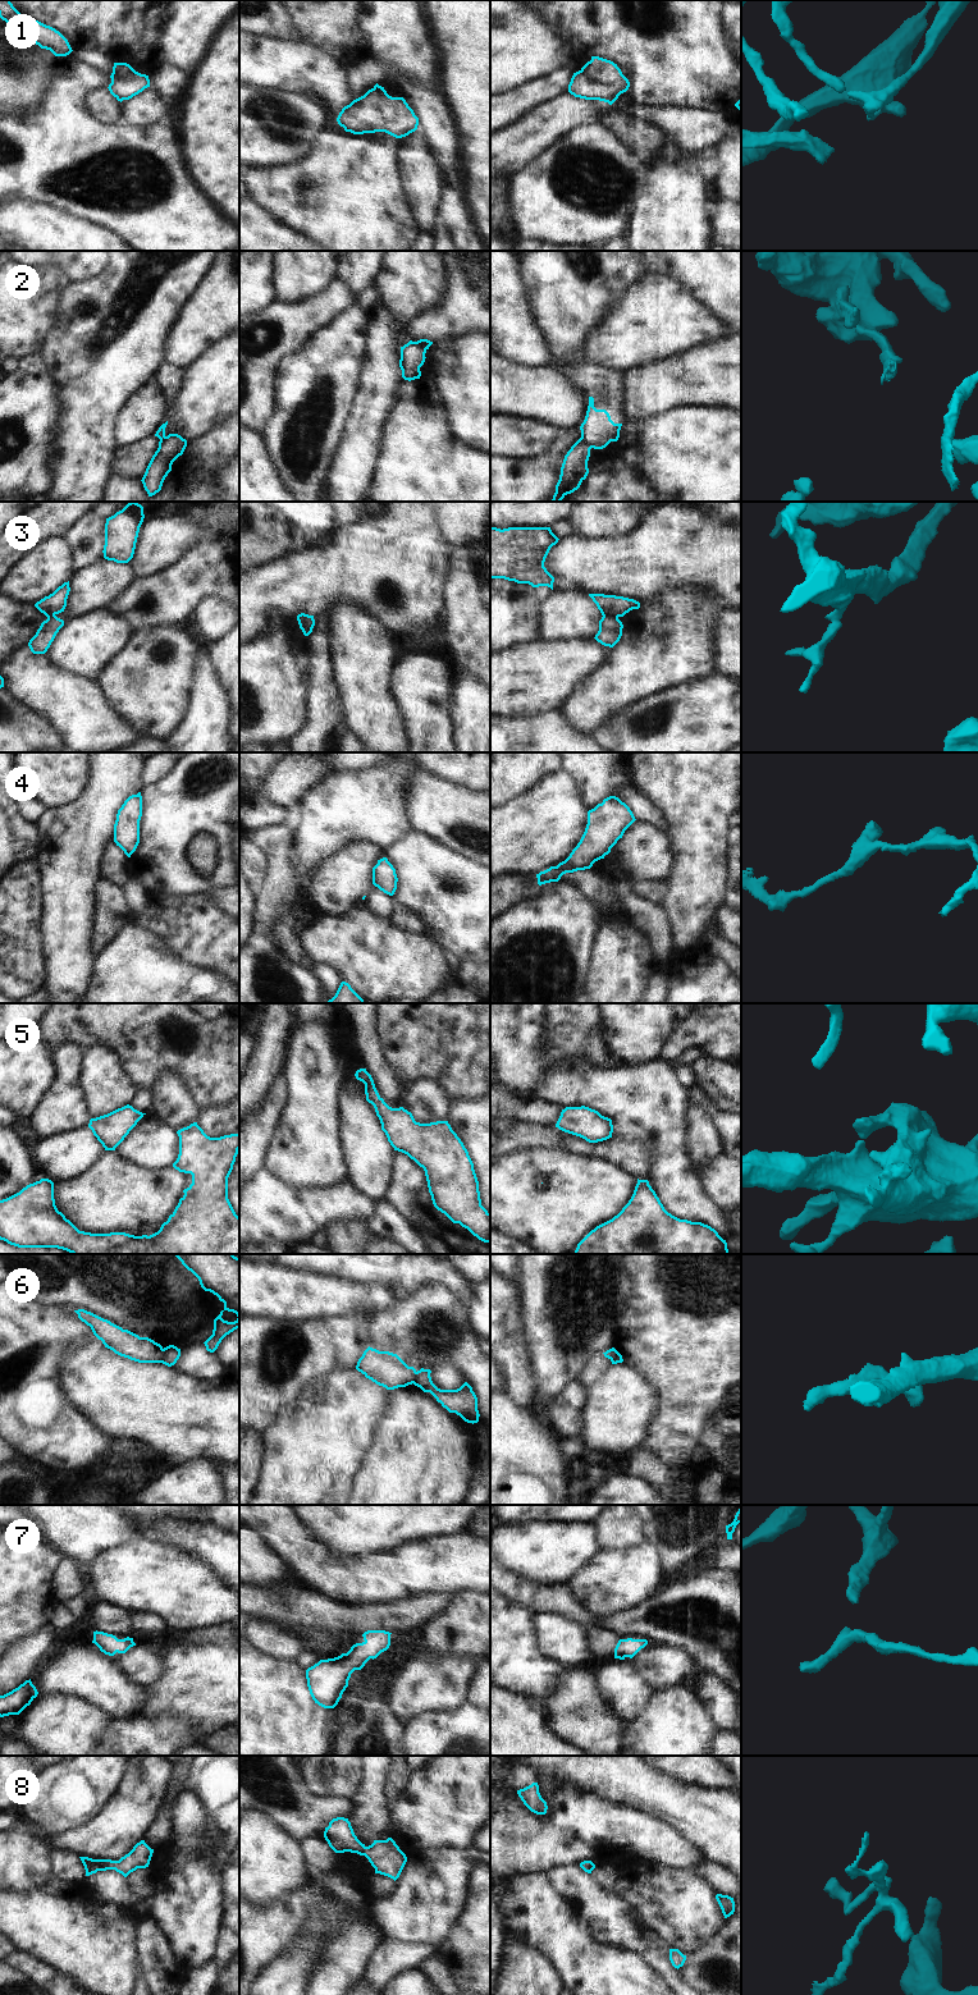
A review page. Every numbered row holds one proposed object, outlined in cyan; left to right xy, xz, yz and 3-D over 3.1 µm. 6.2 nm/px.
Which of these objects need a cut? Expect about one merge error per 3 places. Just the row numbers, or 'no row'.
1, 2, 3, 6

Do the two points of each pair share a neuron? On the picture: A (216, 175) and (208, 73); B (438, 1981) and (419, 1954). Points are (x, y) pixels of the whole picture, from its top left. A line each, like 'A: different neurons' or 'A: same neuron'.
A: same neuron
B: different neurons

